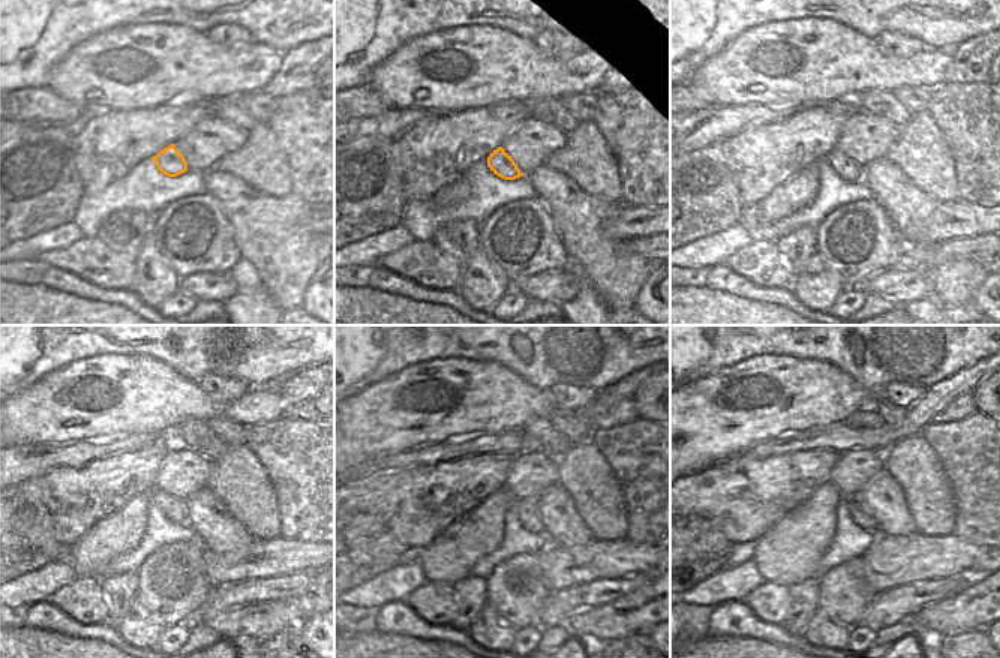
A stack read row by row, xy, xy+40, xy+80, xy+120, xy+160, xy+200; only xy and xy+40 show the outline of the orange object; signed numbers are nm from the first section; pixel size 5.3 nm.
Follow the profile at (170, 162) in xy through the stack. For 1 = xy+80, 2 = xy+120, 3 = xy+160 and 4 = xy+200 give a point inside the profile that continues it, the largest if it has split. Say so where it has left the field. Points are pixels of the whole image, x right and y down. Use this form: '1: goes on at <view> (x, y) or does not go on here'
1: goes on at xy+80 (846, 168)
2: goes on at xy+120 (174, 508)
3: goes on at xy+160 (526, 514)
4: goes on at xy+200 (861, 517)

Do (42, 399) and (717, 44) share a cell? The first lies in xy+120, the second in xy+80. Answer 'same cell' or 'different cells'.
different cells

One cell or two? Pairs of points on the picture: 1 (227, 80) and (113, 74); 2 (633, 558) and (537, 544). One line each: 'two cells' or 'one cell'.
1: one cell
2: two cells

